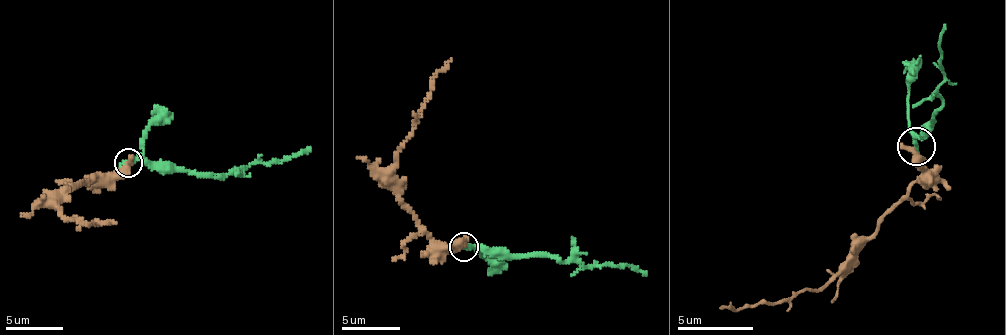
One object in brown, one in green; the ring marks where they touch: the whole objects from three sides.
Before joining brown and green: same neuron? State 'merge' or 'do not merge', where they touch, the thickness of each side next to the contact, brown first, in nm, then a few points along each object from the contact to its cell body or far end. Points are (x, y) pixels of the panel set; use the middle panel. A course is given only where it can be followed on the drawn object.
do not merge | (464, 246) | 480/300 nm | brown via (464, 244), (436, 245), (402, 202), (394, 171), (394, 156), (421, 114), (430, 81), (451, 58) | green via (464, 247), (482, 245), (511, 254), (589, 265), (626, 264), (646, 275)

